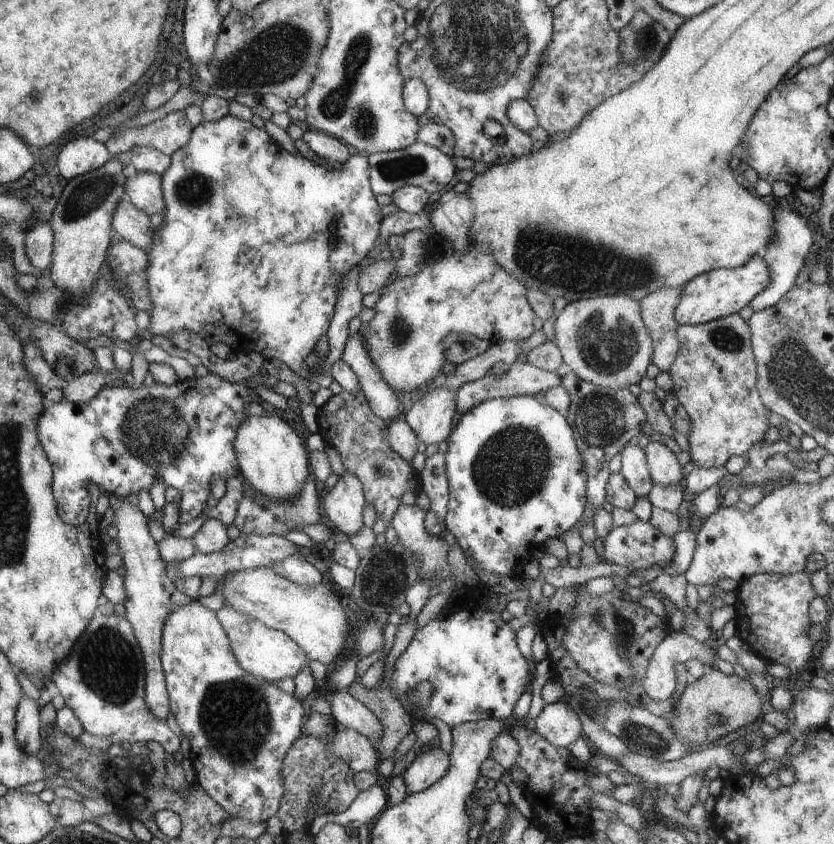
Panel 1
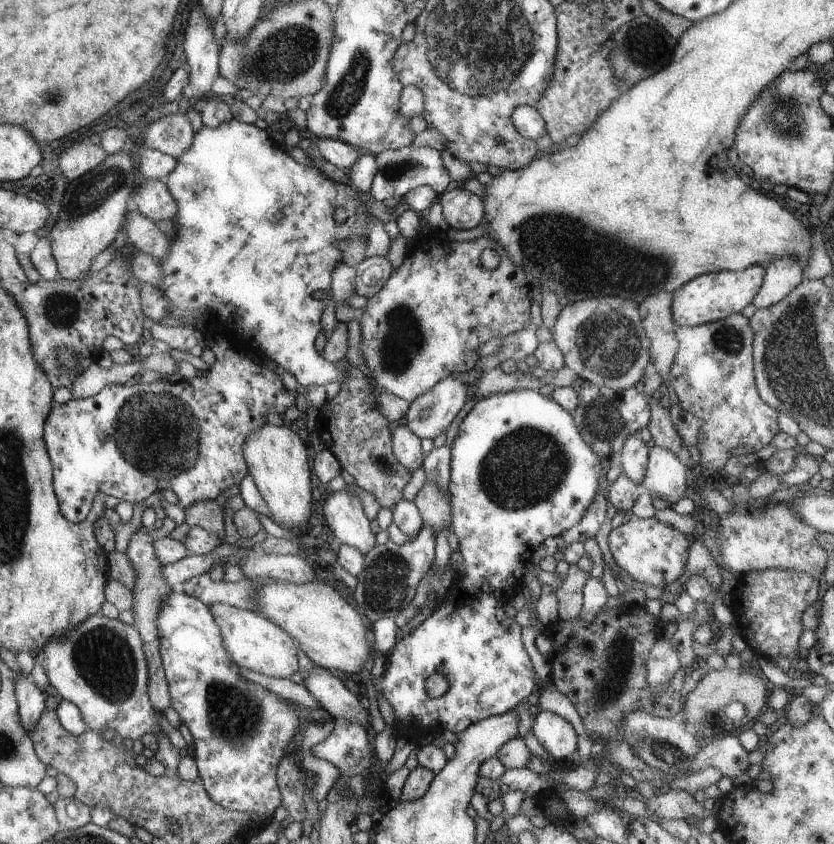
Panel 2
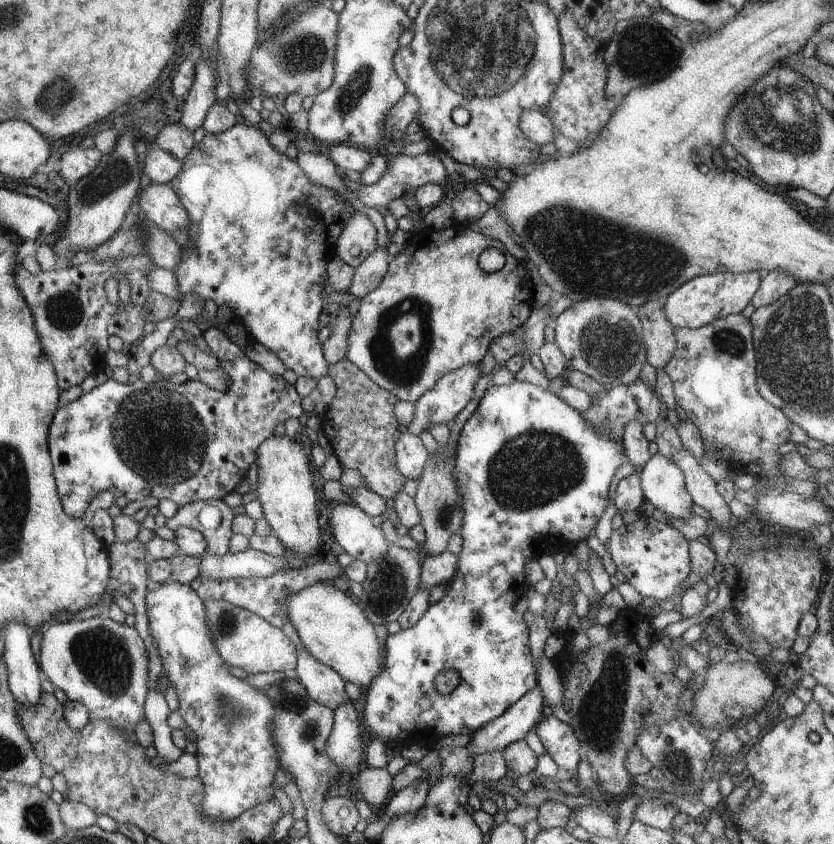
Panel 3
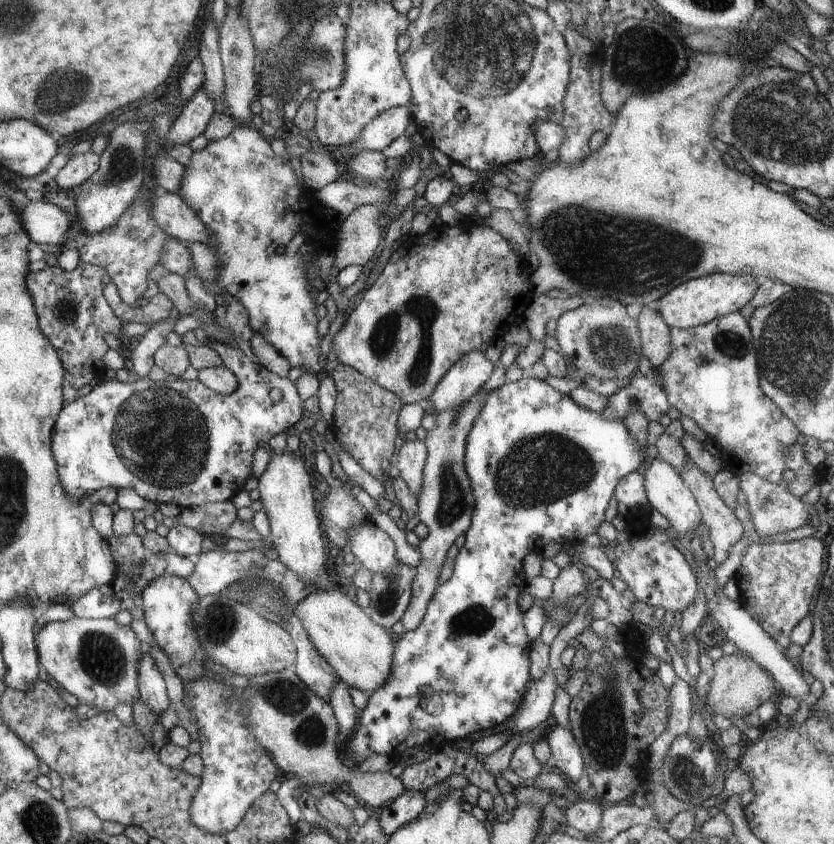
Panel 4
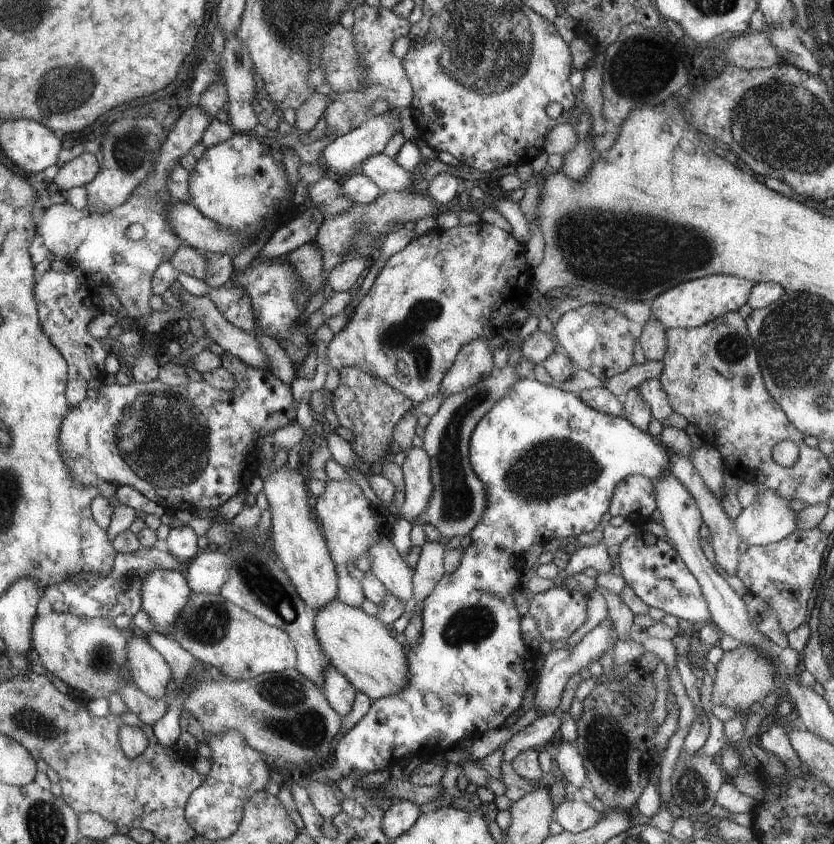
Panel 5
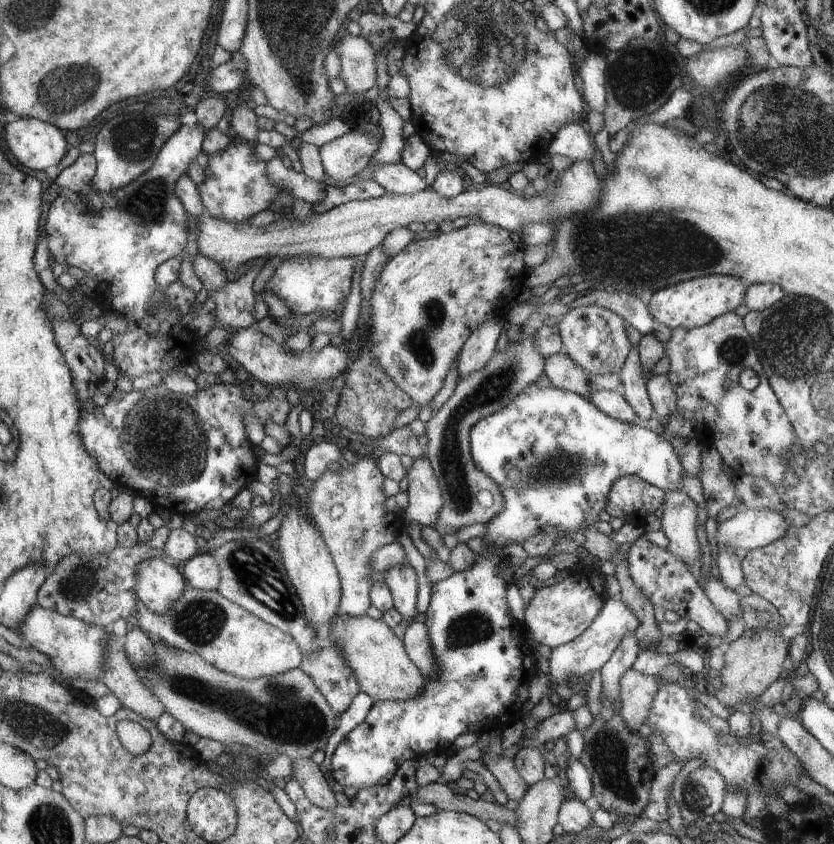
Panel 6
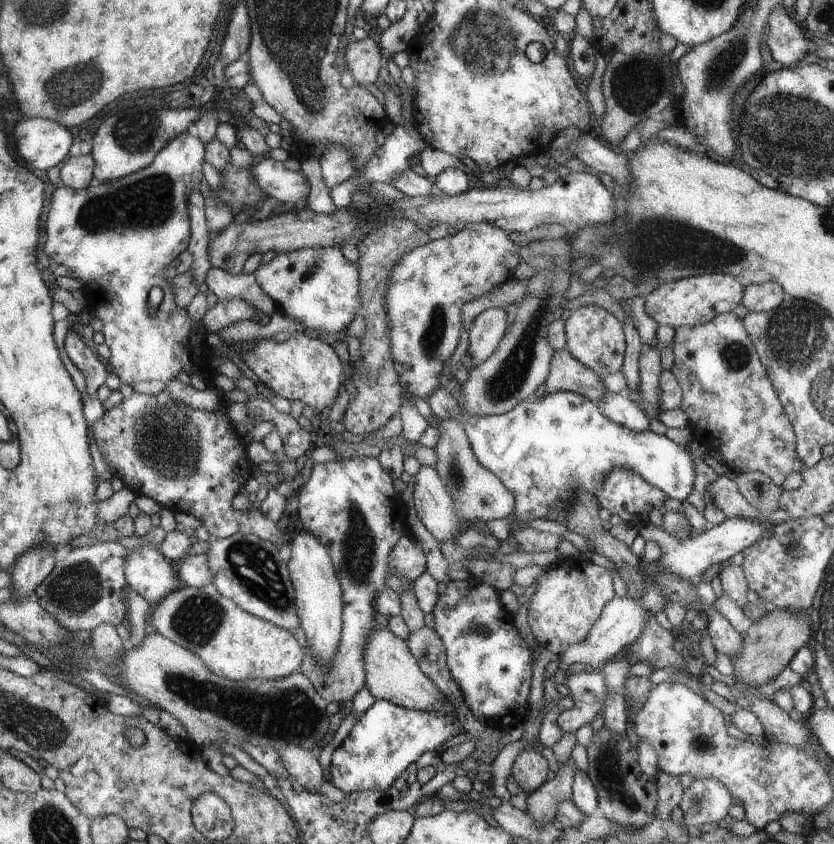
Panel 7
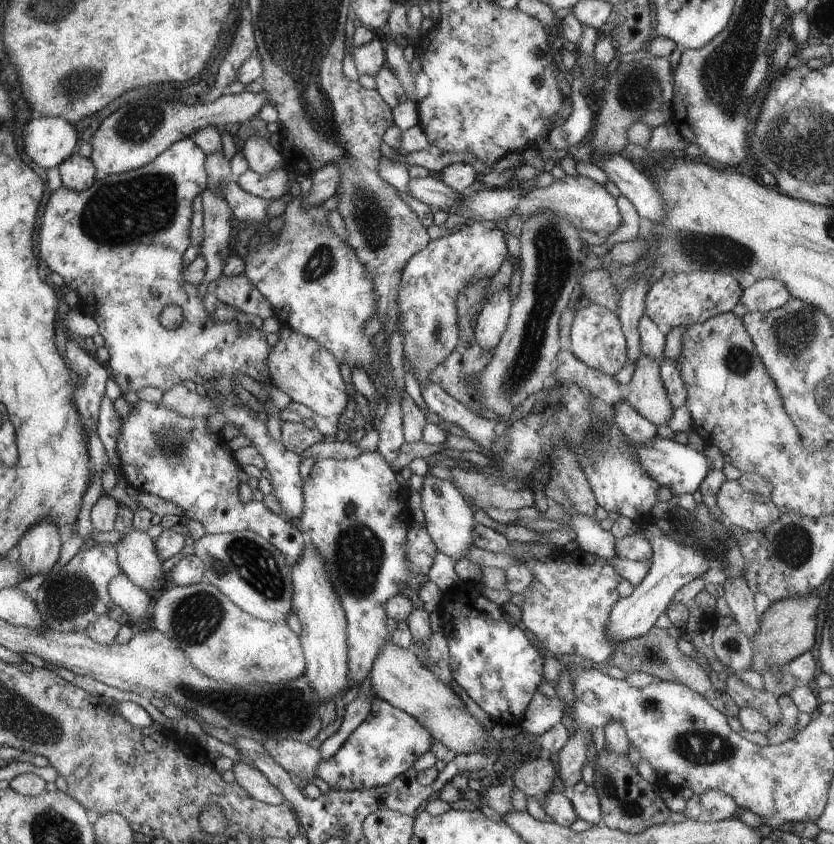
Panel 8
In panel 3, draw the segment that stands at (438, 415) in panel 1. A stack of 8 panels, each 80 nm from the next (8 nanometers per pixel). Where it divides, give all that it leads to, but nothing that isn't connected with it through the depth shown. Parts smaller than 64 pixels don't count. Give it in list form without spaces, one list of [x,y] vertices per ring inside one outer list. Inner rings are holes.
[[[481,362],[476,364],[464,364],[452,372],[448,372],[442,379],[436,382],[434,388],[430,388],[423,396],[420,396],[414,406],[416,406],[416,414],[414,414],[414,422],[410,422],[410,426],[404,430],[410,432],[413,436],[420,436],[422,432],[430,430],[430,426],[451,425],[455,418],[466,408],[467,404],[472,400],[474,388],[479,379],[482,378]]]

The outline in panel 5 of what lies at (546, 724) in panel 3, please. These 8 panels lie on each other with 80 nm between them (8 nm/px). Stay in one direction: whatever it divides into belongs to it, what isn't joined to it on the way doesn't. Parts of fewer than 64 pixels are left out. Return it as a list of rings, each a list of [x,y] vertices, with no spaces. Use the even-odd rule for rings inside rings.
[[[556,740],[551,747],[553,759],[556,760],[556,766],[562,772],[564,780],[578,788],[588,786],[584,758],[575,743]]]

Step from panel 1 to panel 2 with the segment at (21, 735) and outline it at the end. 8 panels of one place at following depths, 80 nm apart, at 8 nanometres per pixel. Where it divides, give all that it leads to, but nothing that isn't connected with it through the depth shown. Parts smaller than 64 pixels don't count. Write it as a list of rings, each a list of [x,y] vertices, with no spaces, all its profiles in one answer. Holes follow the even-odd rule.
[[[28,674],[27,678],[17,676],[15,695],[20,724],[27,733],[30,733],[42,716],[46,696],[36,687],[31,674]]]

